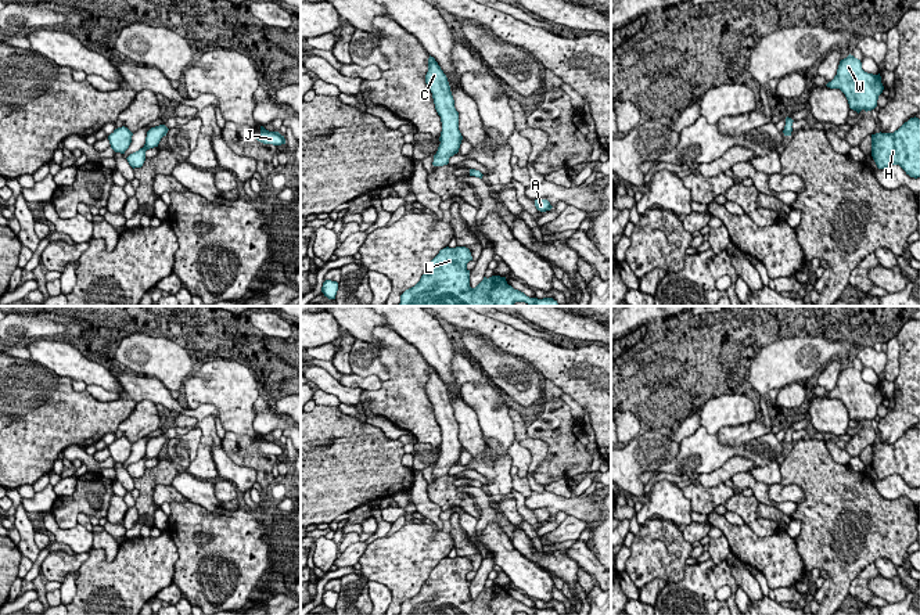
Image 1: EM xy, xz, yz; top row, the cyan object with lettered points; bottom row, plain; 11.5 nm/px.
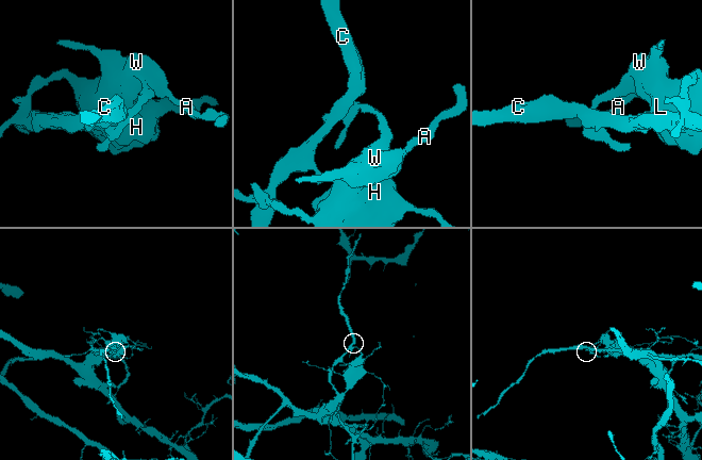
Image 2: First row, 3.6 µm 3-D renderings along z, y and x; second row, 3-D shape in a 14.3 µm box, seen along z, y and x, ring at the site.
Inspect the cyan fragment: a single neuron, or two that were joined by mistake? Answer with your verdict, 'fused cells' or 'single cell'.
fused cells

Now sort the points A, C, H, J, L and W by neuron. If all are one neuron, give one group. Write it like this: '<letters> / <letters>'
A H J L W / C

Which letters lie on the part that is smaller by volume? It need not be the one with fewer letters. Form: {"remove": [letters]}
{"remove": ["C"]}

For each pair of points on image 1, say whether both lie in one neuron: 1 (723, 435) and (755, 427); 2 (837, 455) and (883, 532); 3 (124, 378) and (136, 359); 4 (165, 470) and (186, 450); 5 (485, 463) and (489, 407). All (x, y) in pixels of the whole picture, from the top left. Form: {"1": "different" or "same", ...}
{"1": "same", "2": "different", "3": "different", "4": "different", "5": "same"}

